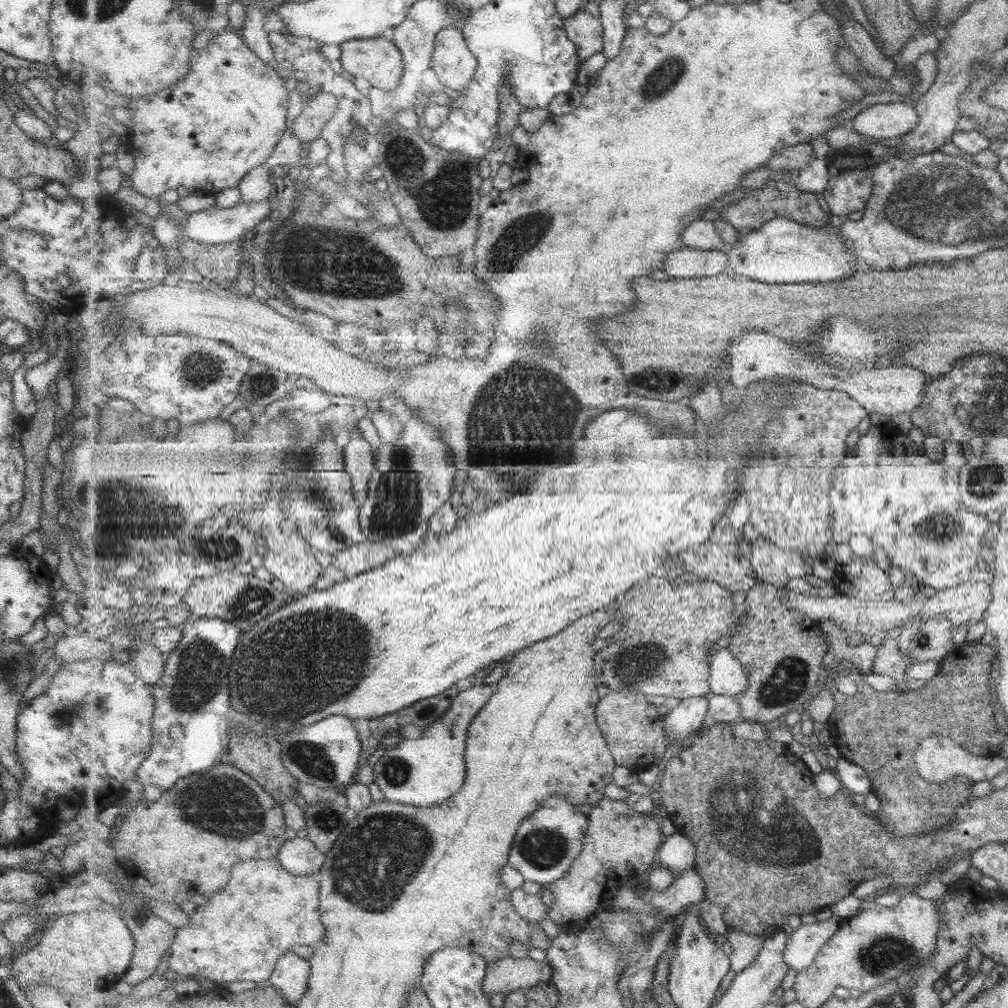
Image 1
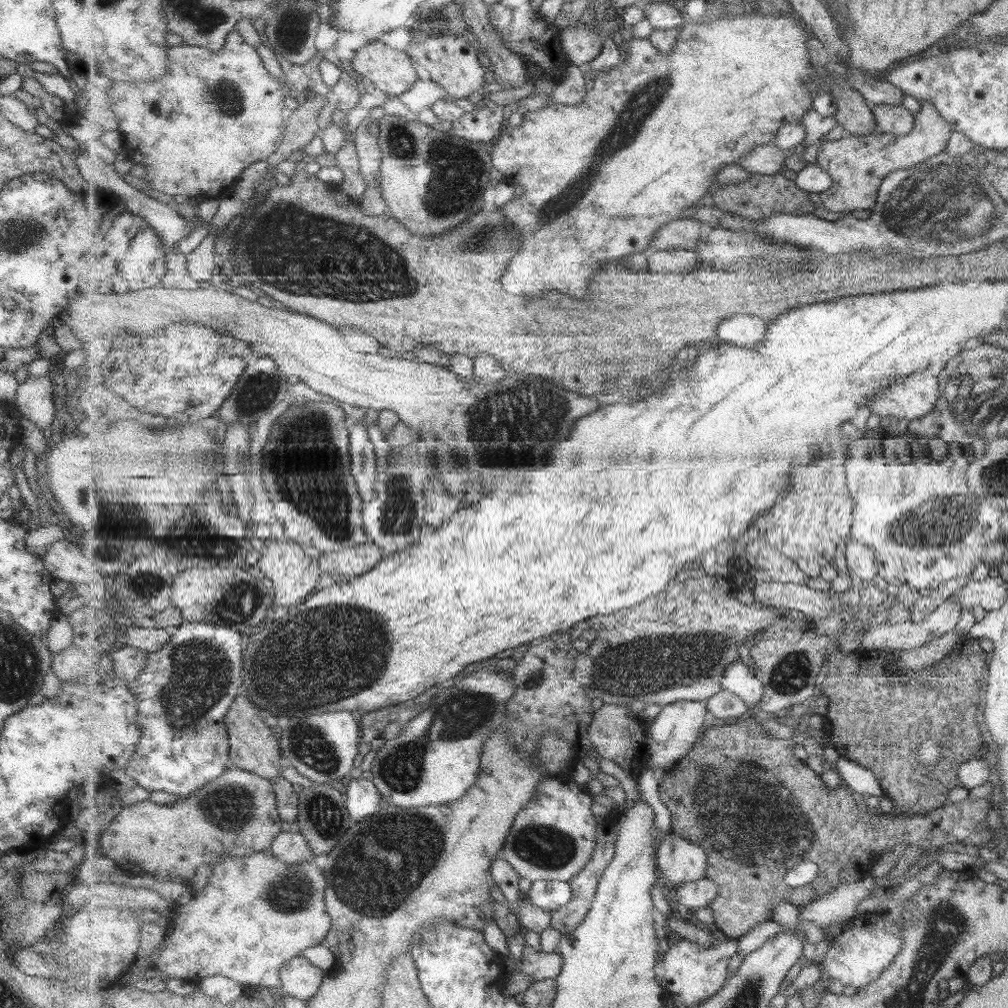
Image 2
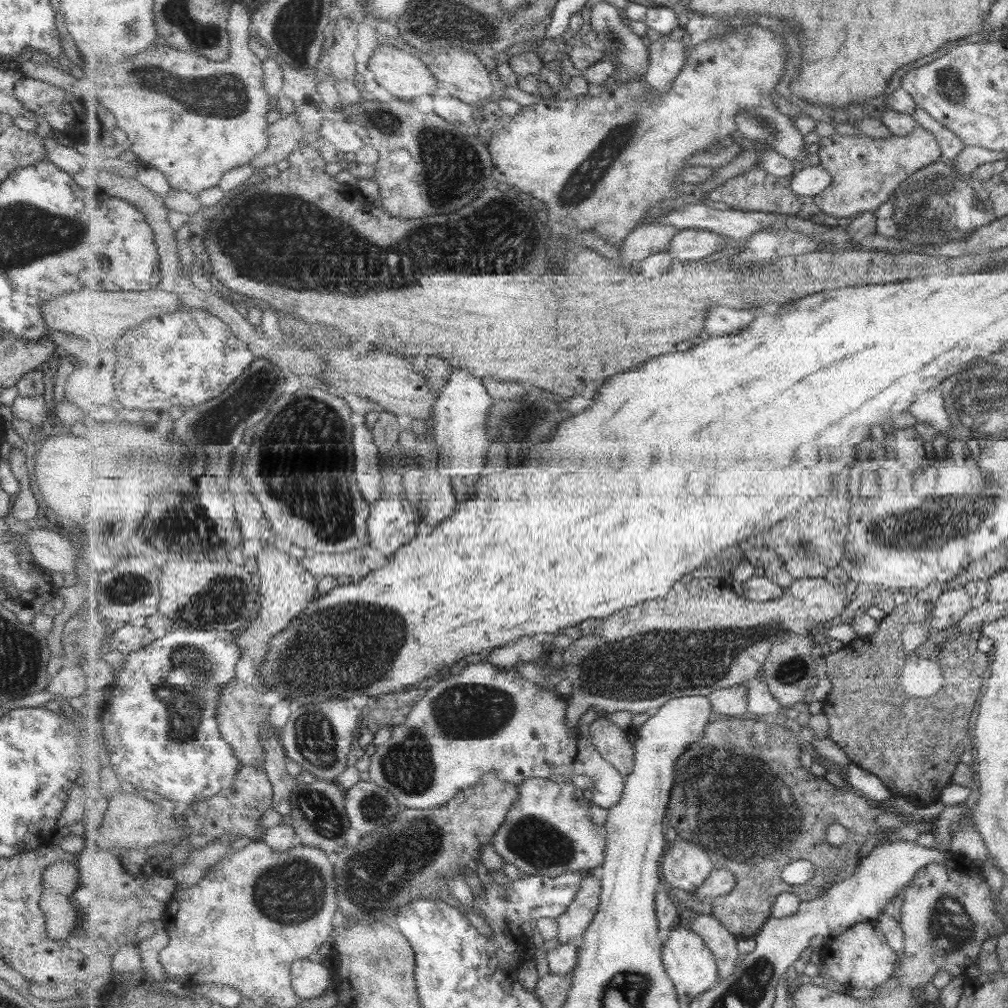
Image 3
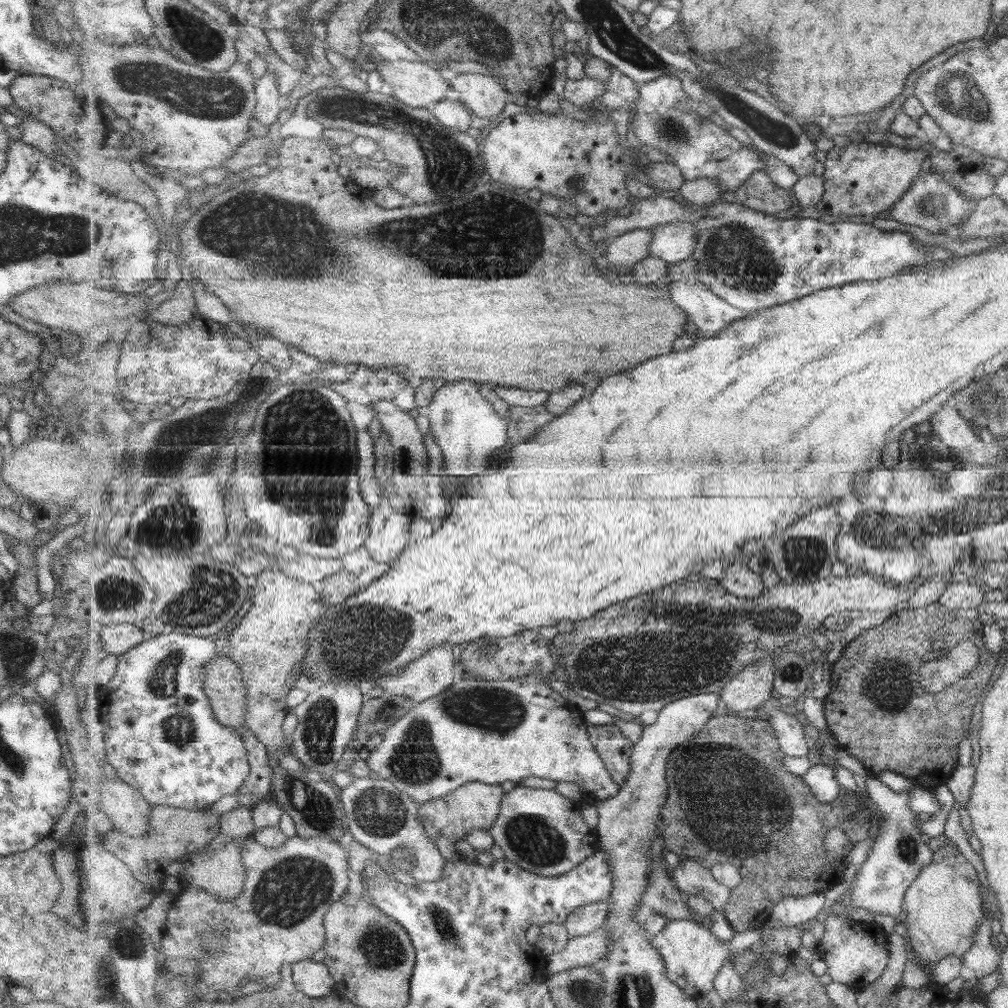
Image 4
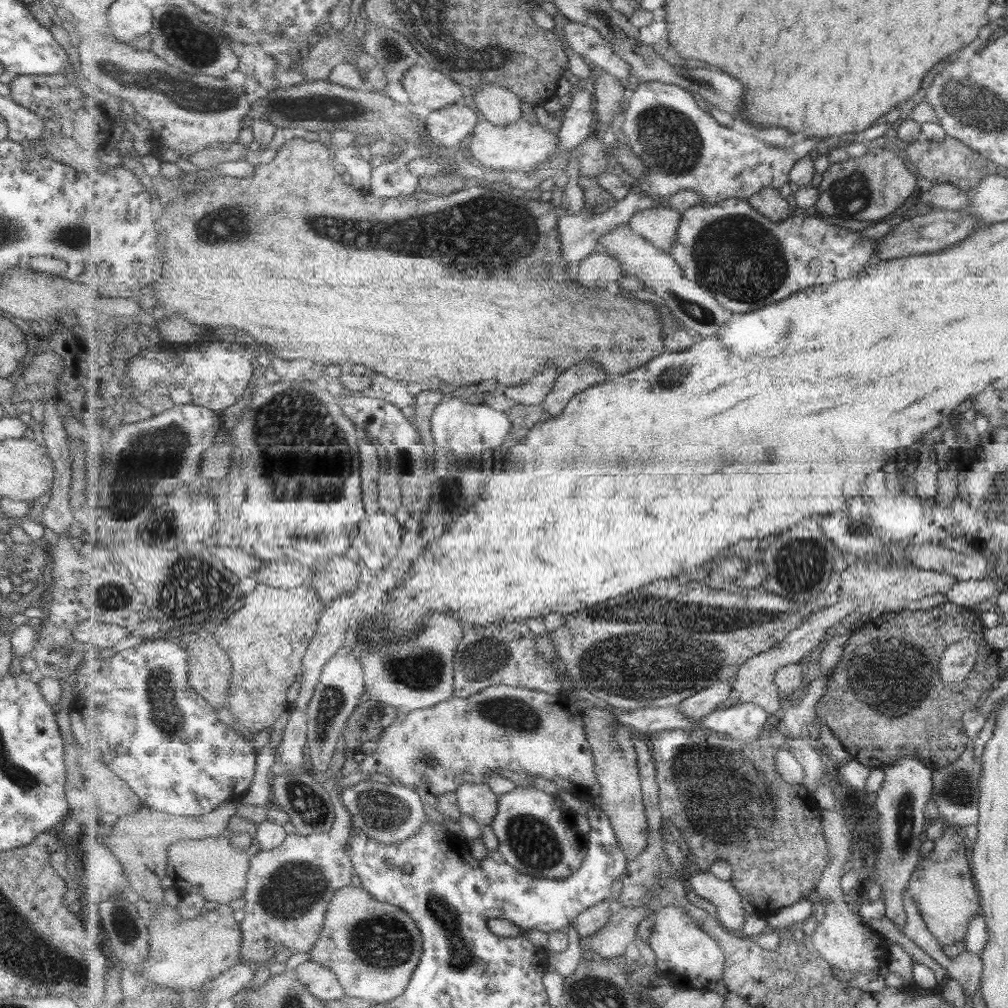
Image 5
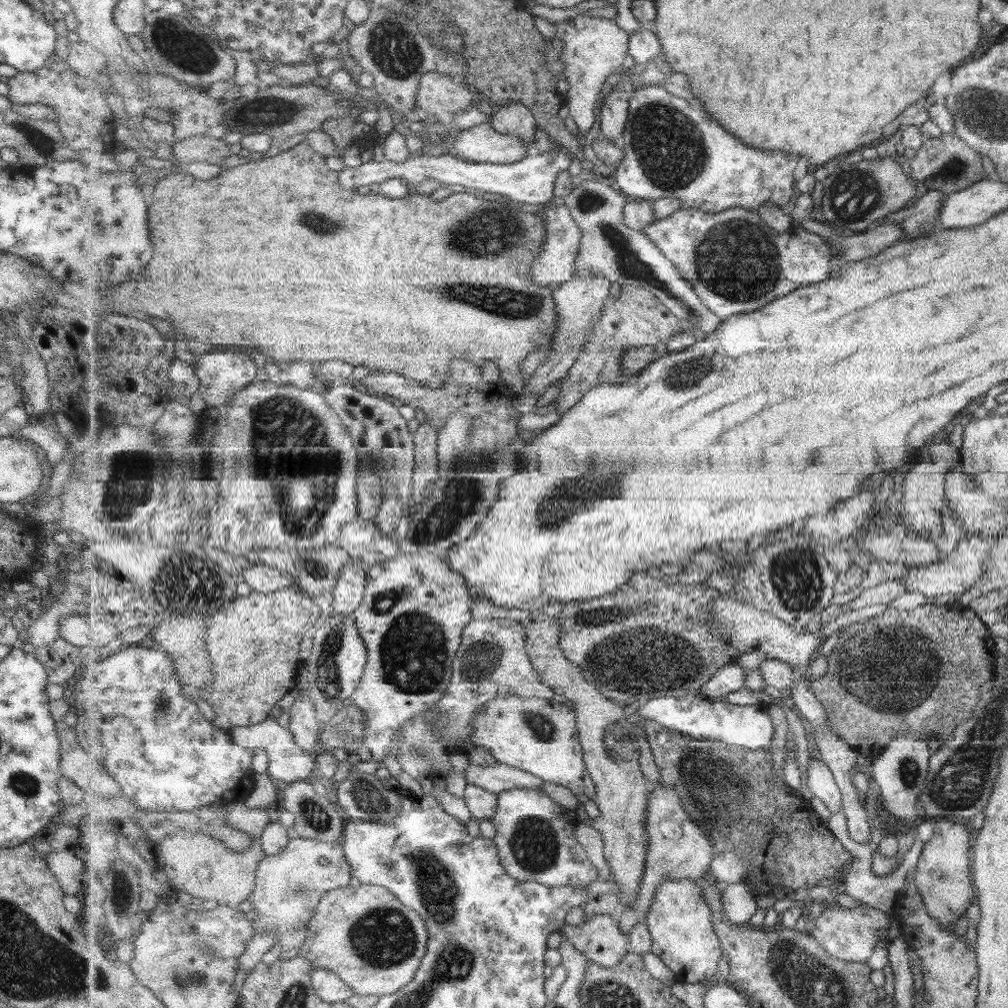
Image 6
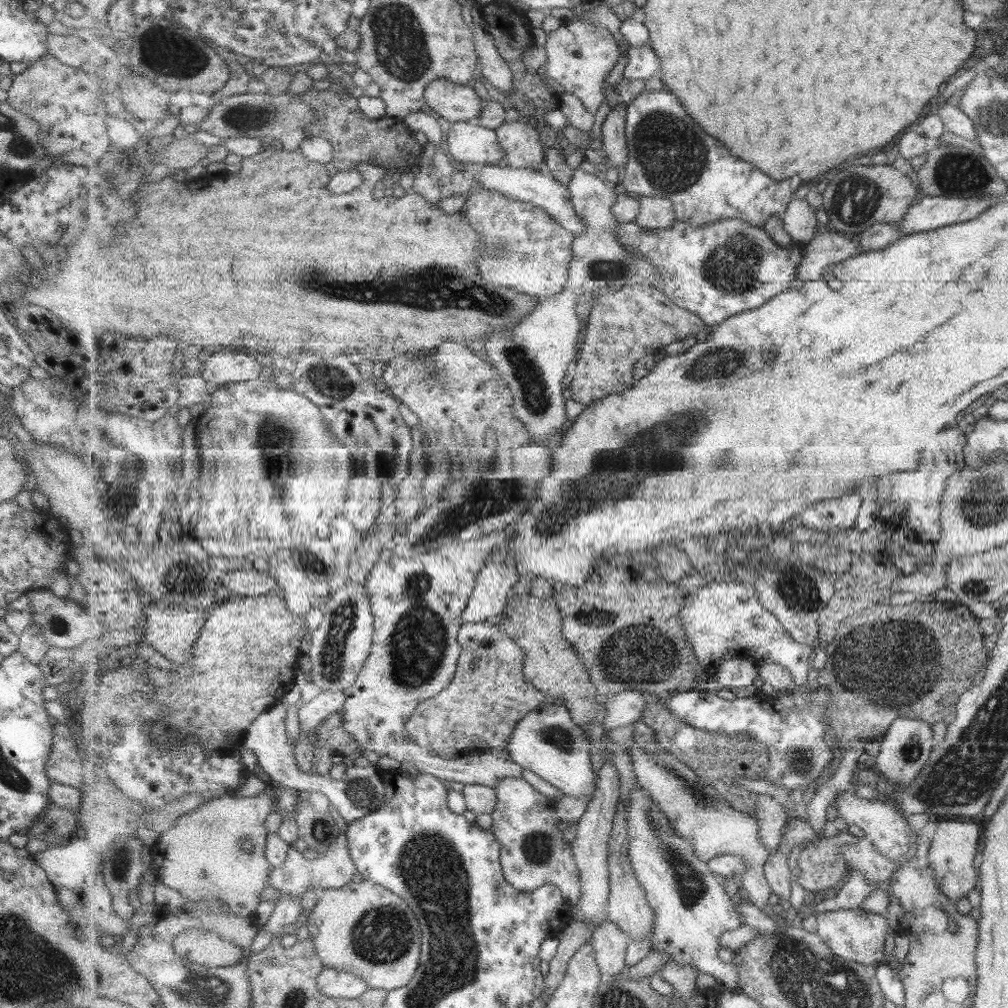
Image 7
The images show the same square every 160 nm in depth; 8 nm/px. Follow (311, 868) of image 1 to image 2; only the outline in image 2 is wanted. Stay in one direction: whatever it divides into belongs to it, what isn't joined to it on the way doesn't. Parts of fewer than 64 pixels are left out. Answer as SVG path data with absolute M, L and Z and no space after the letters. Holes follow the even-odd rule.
M281 831L271 844L272 852L279 859L289 864L299 864L306 860L313 860L316 854L309 846L307 839L300 832Z

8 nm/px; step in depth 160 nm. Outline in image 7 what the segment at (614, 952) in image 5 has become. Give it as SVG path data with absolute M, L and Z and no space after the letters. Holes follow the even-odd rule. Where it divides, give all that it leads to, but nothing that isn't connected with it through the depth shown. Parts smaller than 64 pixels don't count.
M632 741L629 746L640 786L650 793L654 802L669 817L677 834L686 838L694 846L696 855L705 862L719 855L742 856L748 866L742 879L742 892L757 908L768 911L772 888L765 876L764 866L771 853L761 843L759 822L755 814L739 812L729 806L723 796L717 796L711 786L707 786L691 768L687 768L684 762L668 750L658 749L656 754L649 754Z

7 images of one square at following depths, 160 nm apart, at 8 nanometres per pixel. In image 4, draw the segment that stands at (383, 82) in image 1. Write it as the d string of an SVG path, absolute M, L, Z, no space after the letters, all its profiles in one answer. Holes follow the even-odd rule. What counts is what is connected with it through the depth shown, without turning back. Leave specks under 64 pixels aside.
M384 58L375 65L382 80L392 87L393 95L414 108L428 109L433 103L447 98L451 90L440 70L425 60L390 61Z

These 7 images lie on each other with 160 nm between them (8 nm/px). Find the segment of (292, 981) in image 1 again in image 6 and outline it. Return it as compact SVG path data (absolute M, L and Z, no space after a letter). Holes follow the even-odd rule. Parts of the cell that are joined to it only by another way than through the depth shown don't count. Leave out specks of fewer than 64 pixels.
M317 968L313 972L312 982L316 989L316 994L319 994L322 1000L329 1003L345 1003L349 998L357 994L337 974L323 968Z

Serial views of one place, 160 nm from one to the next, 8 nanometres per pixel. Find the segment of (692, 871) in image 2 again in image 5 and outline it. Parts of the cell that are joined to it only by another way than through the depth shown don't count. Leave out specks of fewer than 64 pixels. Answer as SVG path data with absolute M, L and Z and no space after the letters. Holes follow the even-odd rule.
M695 871L687 878L688 888L717 908L717 917L730 932L738 932L745 924L746 910L737 888L730 881L709 872Z

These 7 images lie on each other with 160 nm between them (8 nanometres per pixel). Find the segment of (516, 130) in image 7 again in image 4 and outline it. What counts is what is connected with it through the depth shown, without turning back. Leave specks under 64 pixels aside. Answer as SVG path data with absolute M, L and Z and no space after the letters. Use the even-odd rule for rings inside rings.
M463 73L453 77L451 86L461 92L461 100L473 113L483 119L494 120L512 95L497 78L479 73Z

